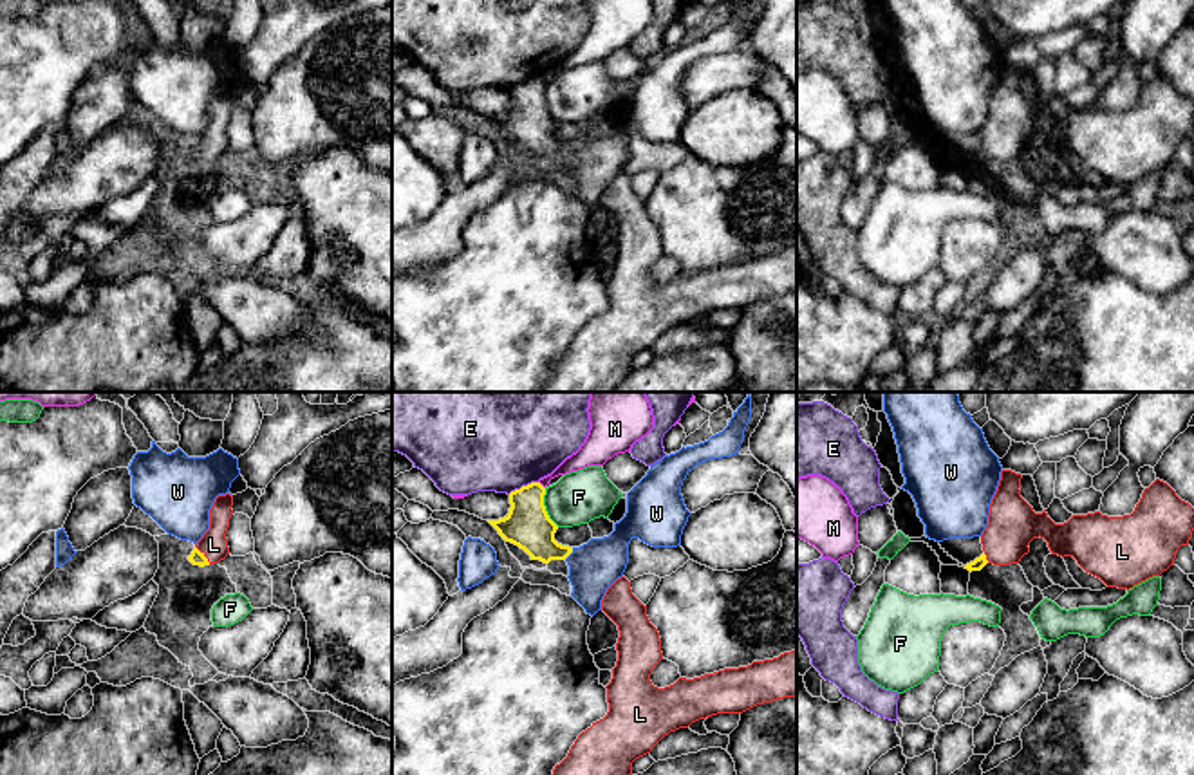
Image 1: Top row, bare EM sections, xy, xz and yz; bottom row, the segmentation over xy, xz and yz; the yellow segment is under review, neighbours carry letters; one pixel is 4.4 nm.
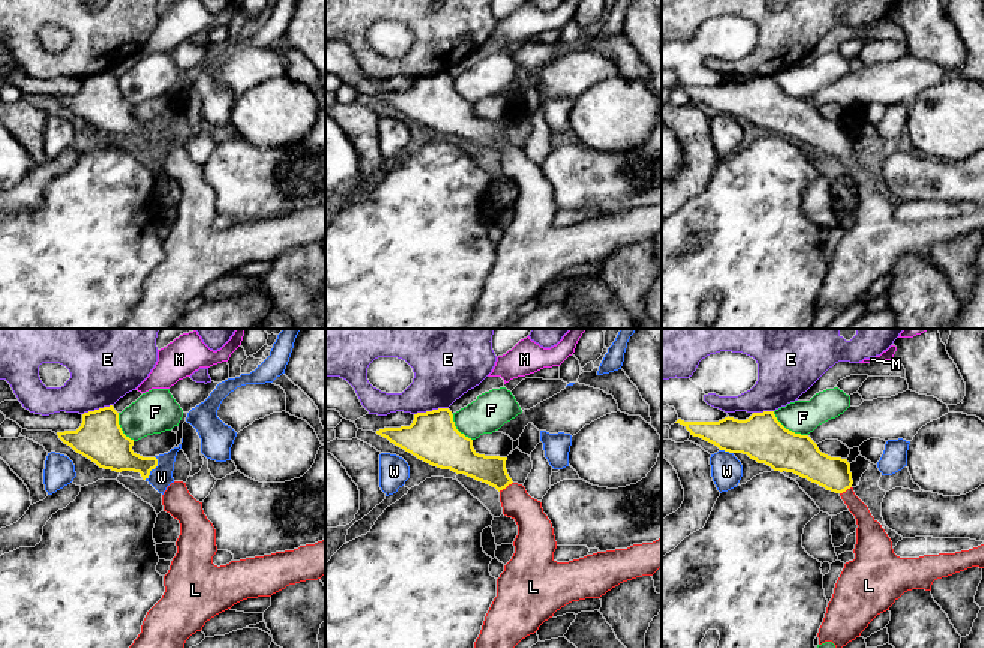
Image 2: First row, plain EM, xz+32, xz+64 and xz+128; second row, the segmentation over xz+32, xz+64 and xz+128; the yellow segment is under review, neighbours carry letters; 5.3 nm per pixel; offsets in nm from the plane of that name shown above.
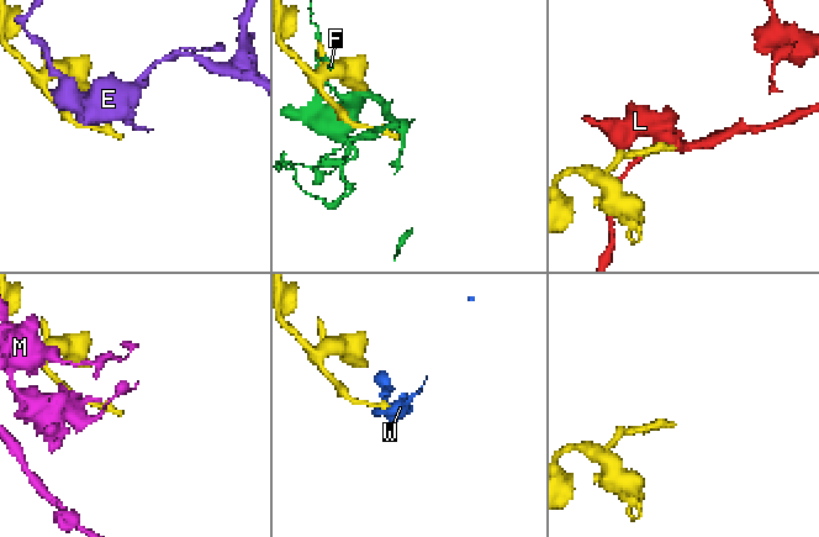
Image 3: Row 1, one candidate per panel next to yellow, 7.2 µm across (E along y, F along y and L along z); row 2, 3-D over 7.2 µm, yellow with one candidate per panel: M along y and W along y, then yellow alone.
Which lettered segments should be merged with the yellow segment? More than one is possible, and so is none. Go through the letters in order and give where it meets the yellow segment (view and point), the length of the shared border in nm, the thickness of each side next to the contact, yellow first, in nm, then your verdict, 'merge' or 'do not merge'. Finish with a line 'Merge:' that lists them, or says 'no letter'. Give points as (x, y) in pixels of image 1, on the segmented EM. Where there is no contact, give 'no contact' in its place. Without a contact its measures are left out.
E: contact xz (522, 486); length 150 nm; calibres 200 and 500 nm; do not merge
F: contact xz (544, 508); length 190 nm; calibres 200 and 240 nm; do not merge
L: contact xy (203, 555); length 110 nm; calibres 60 and 120 nm; merge
M: contact xz (541, 485); length 50 nm; calibres 200 and 100 nm; do not merge
W: contact xz (569, 553); length 70 nm; calibres 200 and 220 nm; do not merge
Merge: L

